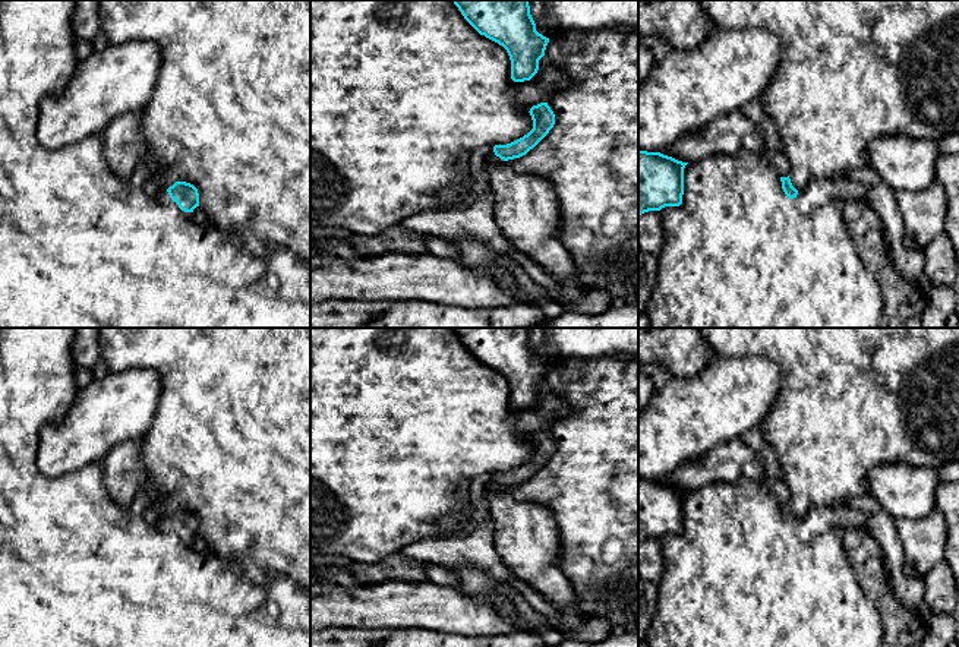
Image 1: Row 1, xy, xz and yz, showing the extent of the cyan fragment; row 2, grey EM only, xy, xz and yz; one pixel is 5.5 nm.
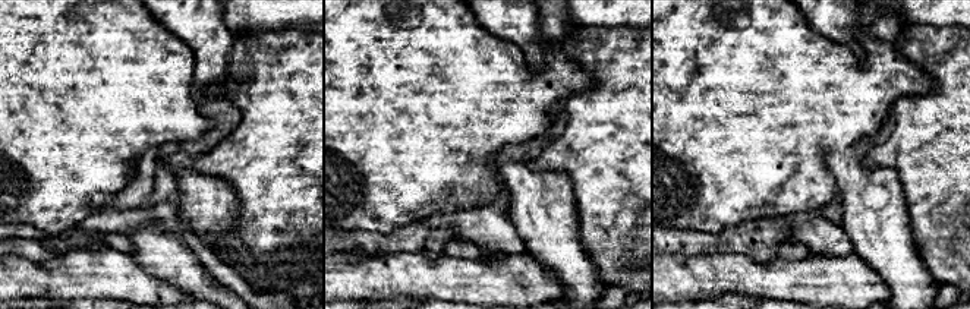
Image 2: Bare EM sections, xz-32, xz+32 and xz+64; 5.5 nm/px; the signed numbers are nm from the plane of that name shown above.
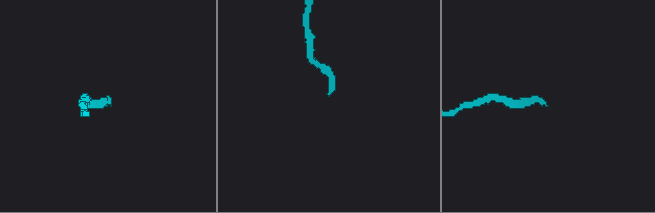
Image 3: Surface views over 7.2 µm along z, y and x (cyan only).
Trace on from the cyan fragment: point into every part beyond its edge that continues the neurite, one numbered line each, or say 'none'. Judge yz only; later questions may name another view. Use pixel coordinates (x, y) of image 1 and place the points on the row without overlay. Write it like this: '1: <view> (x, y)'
1: yz (822, 518)

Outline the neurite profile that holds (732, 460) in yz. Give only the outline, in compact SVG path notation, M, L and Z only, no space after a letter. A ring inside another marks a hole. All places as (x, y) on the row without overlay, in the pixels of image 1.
M736 436L707 455L682 464L660 482L682 490L694 490L717 482L734 483L742 477L760 482L764 474L763 461Z

